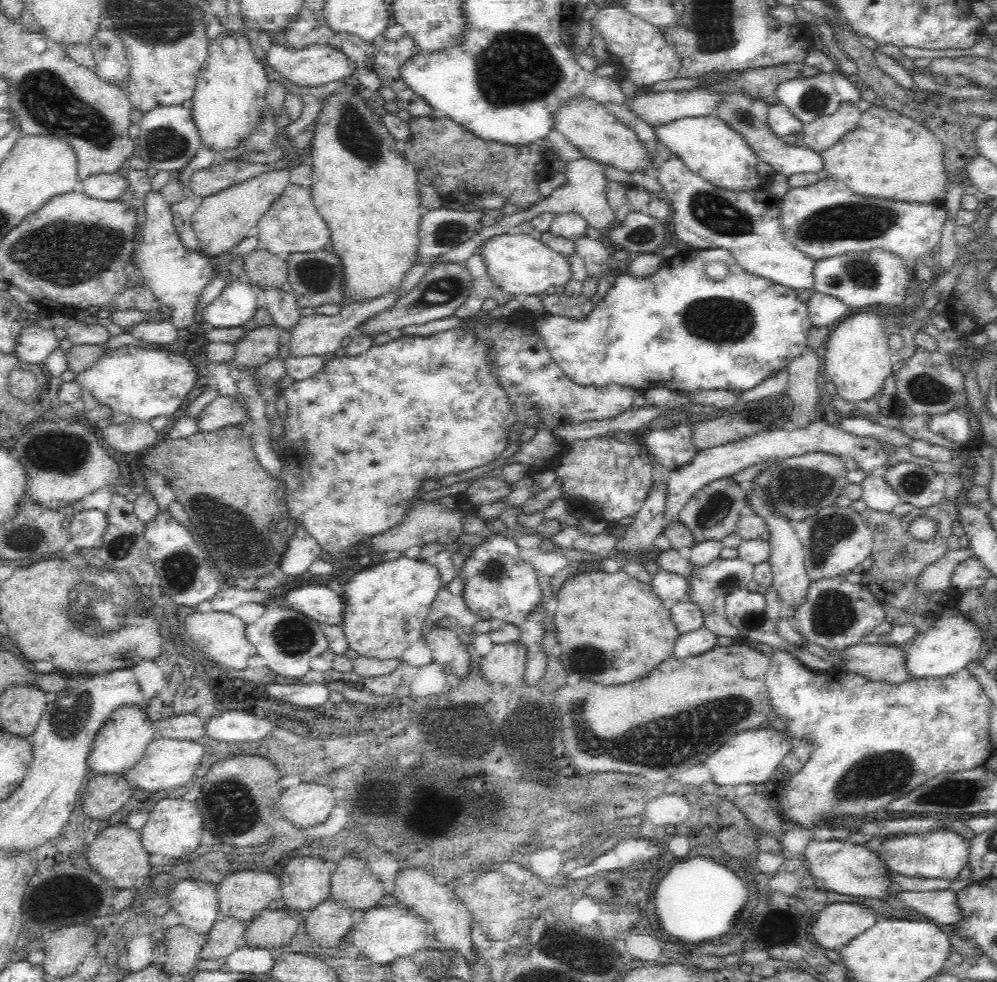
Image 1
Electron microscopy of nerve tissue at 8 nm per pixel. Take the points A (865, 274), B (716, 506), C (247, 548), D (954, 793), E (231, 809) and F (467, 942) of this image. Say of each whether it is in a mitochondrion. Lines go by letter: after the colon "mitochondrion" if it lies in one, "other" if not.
A: mitochondrion
B: mitochondrion
C: mitochondrion
D: mitochondrion
E: mitochondrion
F: other

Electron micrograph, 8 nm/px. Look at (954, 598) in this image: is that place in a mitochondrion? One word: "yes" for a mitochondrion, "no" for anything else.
no

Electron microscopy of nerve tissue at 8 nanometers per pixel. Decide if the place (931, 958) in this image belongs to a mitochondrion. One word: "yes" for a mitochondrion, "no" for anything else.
no

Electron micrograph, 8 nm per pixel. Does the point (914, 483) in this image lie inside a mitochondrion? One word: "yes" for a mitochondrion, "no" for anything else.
yes

